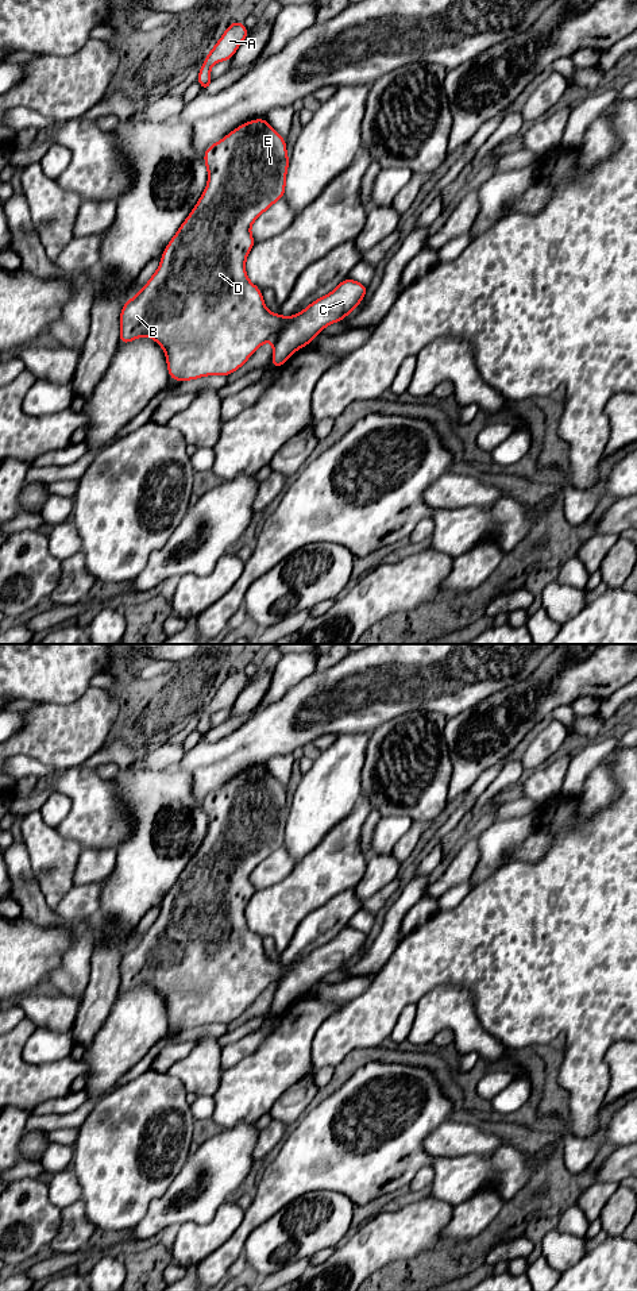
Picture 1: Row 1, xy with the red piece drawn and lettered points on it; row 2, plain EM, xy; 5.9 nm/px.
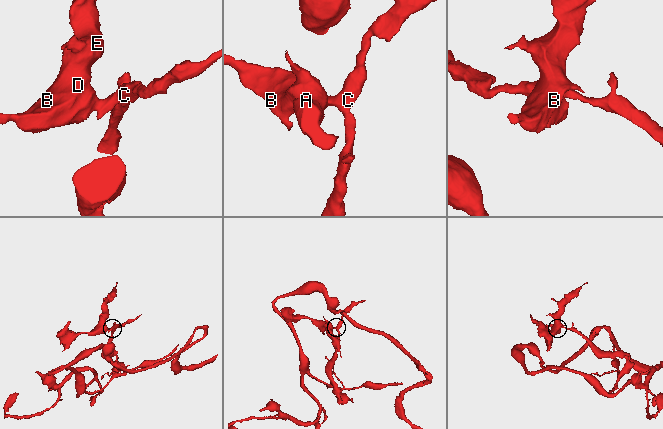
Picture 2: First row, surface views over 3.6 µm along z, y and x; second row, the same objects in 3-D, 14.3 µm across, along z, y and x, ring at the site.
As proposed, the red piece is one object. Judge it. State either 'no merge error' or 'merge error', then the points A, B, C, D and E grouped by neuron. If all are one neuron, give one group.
no merge error; A B C D E

